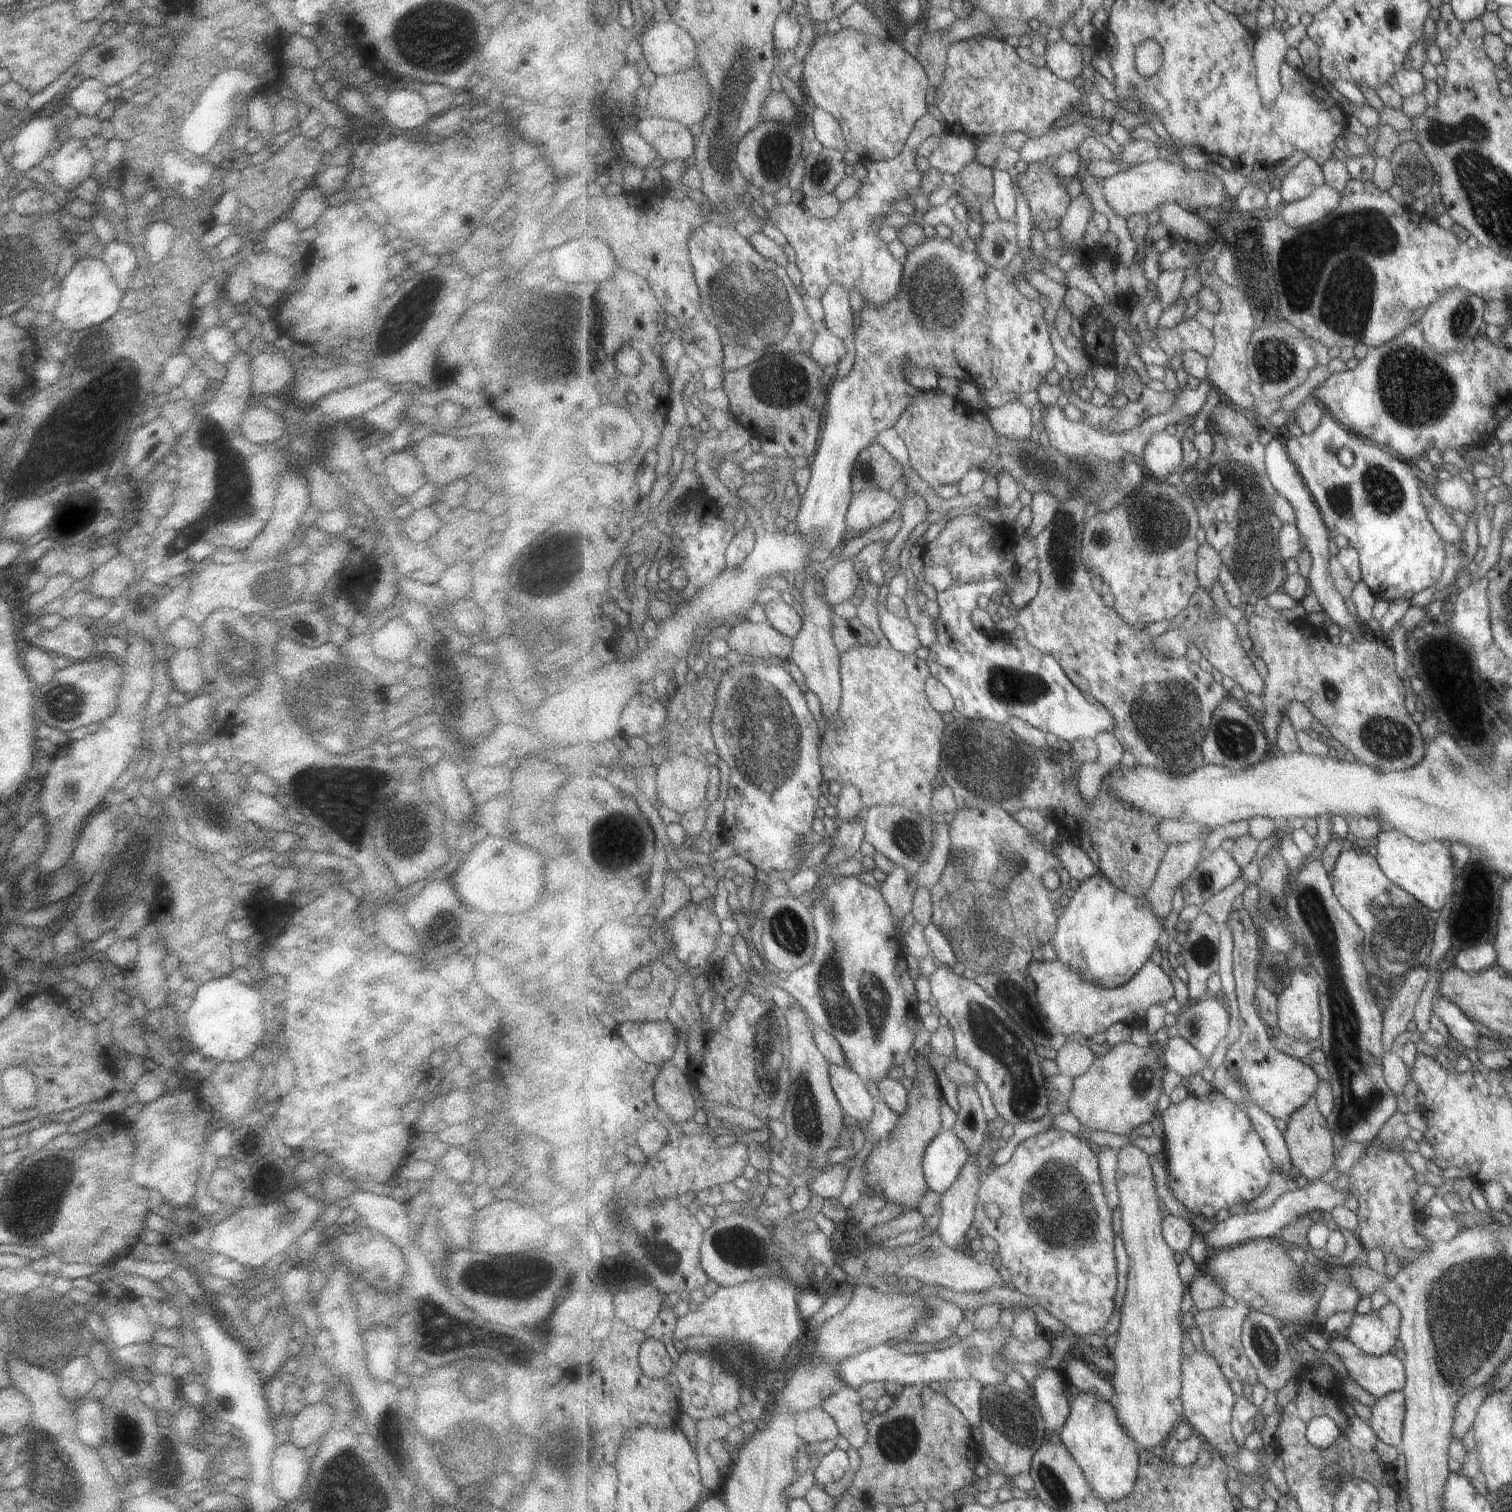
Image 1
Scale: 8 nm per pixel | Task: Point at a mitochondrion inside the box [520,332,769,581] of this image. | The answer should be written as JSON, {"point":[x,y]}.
{"point":[561,546]}

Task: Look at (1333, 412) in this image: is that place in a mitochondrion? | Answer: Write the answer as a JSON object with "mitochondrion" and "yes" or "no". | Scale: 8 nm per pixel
{"mitochondrion":"no"}

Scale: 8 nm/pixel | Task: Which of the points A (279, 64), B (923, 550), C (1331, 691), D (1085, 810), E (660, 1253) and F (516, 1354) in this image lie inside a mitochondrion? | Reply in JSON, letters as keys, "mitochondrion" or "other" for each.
{"A":"other","B":"other","C":"mitochondrion","D":"other","E":"mitochondrion","F":"other"}

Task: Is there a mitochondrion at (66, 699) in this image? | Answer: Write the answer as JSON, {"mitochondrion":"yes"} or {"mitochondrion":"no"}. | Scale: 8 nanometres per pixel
{"mitochondrion":"yes"}

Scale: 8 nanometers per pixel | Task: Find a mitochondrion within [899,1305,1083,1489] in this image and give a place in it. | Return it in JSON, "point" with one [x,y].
{"point":[1016,1419]}

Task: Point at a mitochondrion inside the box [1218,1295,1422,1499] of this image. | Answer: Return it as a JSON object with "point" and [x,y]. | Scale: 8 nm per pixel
{"point":[1262,1341]}

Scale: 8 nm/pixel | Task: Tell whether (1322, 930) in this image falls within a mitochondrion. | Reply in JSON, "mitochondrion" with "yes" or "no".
{"mitochondrion":"yes"}

